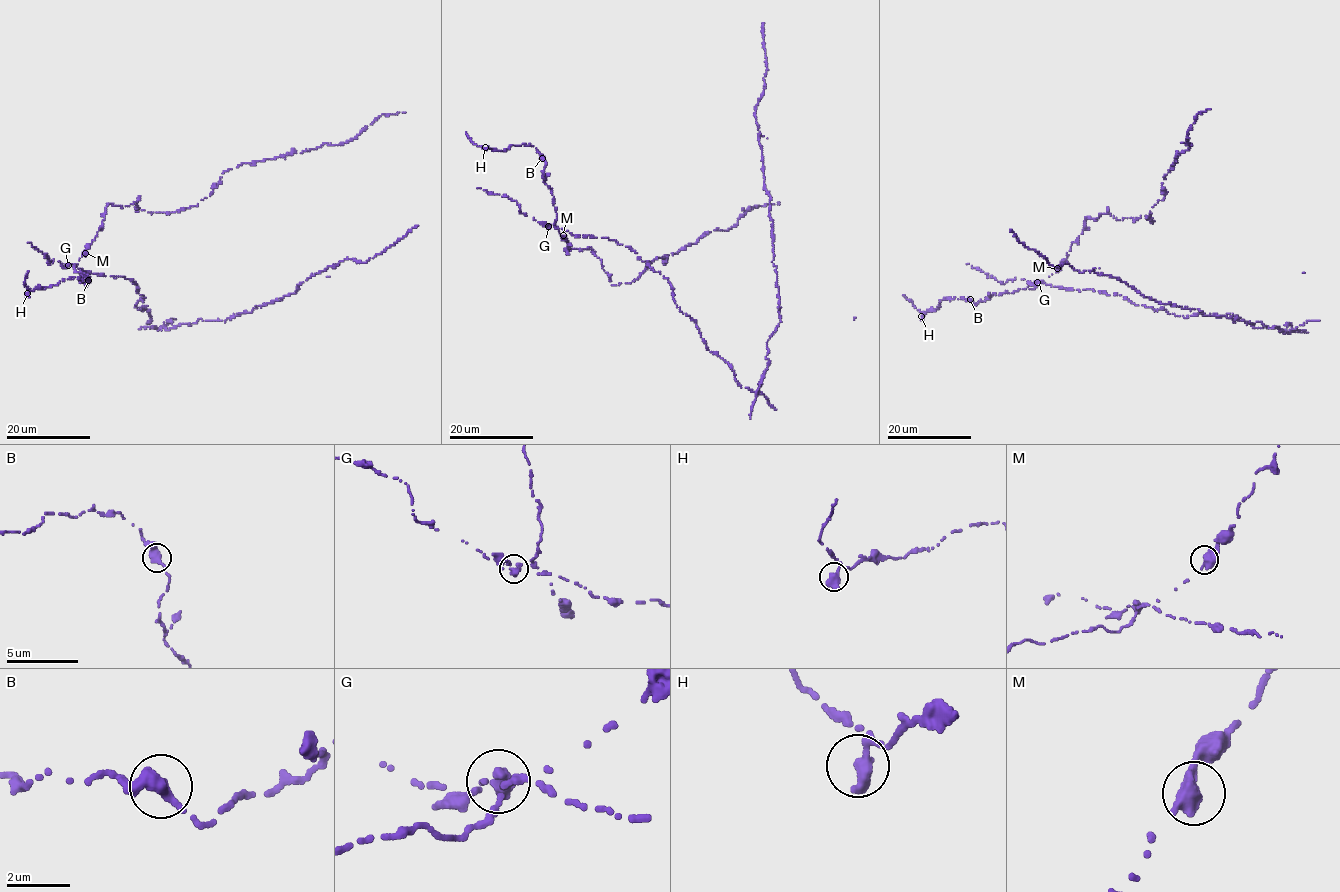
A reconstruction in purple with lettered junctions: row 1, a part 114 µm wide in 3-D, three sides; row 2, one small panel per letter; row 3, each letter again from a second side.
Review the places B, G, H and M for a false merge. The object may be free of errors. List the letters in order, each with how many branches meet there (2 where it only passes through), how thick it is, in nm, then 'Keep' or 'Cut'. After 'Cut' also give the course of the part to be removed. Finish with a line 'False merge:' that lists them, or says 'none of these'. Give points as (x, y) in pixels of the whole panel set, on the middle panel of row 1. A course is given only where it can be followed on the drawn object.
B: Branches: 1. Thickness 550 nm. Keep
G: Branches: 1. Thickness 500 nm. Cut. Course of the part to remove: (549, 227), (629, 246), (668, 280), (738, 385), (757, 390), (780, 320), (756, 115), (764, 22)
H: Branches: 1. Thickness 550 nm. Keep
M: Branches: 1. Thickness 600 nm. Keep
False merge: G

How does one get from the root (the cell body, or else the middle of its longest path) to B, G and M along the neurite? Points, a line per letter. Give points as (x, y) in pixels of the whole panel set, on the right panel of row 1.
B: (1125, 297), (1039, 282), (1032, 289), (993, 293), (976, 305), (970, 299)
G: (1125, 297), (1092, 290), (1061, 289), (1038, 281)
M: (1125, 297), (1092, 290), (1061, 289), (1045, 283), (1043, 280), (1057, 268)

